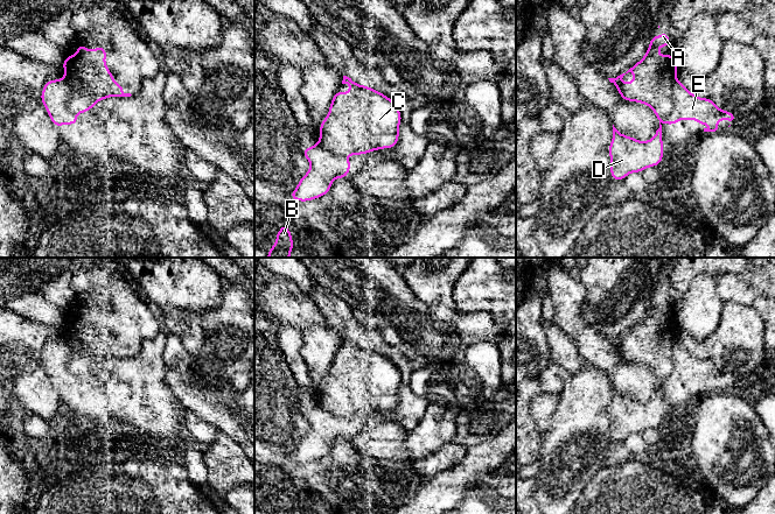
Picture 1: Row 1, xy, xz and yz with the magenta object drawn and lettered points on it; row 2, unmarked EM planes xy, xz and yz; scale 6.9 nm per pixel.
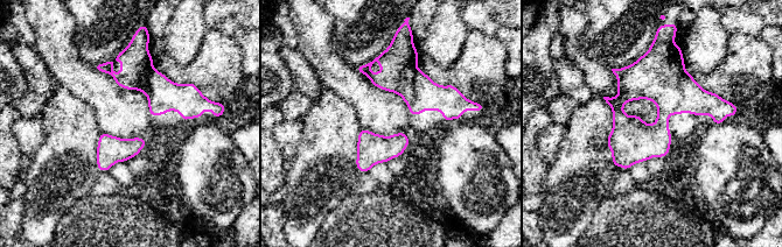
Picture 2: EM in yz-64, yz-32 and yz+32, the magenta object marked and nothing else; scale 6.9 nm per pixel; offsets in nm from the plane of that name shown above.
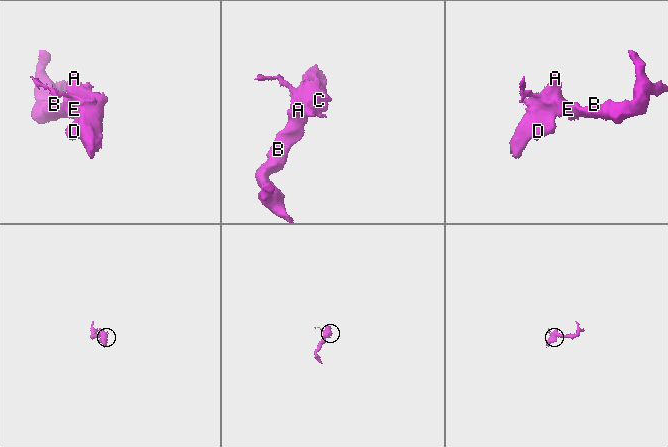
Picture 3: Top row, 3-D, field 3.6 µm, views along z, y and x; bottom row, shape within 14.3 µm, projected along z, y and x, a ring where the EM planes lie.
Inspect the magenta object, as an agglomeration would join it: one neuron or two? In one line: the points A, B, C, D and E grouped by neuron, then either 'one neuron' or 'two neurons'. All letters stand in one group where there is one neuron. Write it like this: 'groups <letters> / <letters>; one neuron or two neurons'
groups A B C D E; one neuron

